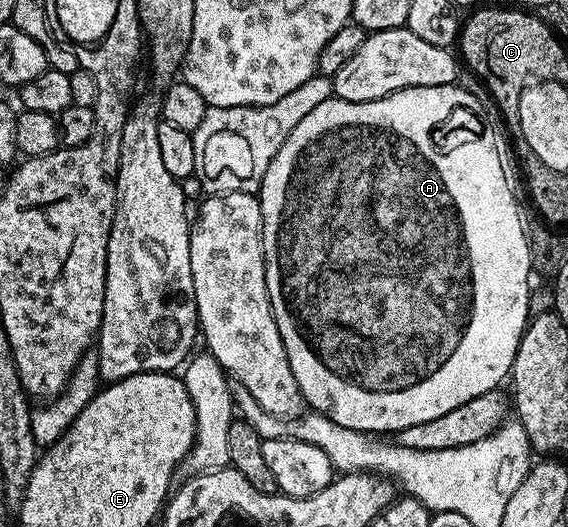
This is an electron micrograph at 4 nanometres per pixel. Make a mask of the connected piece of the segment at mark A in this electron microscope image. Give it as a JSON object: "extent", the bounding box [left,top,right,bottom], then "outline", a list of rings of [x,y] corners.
{"extent":[260,85,532,436],"outline":[[[461,85],[452,86],[417,86],[404,88],[394,94],[377,98],[371,102],[349,102],[343,98],[331,97],[324,100],[324,104],[312,108],[296,128],[284,140],[280,152],[268,164],[268,172],[262,181],[260,201],[262,204],[262,243],[264,244],[264,268],[266,269],[266,283],[268,296],[272,304],[272,312],[276,316],[276,328],[280,328],[280,340],[284,340],[284,352],[288,352],[288,364],[292,364],[292,376],[296,376],[296,384],[302,393],[303,403],[311,411],[325,414],[332,421],[344,428],[358,431],[373,432],[382,436],[385,430],[397,431],[403,426],[424,424],[424,420],[436,420],[436,416],[444,416],[444,412],[452,412],[452,408],[460,408],[460,404],[468,404],[472,396],[480,396],[489,390],[497,390],[507,381],[514,357],[522,334],[526,331],[526,323],[531,317],[529,300],[532,293],[530,286],[530,252],[526,239],[526,228],[523,215],[518,215],[518,202],[514,199],[514,190],[506,179],[506,170],[502,167],[502,150],[498,147],[498,134],[494,131],[494,122],[486,111],[486,106],[470,90],[461,90]]]}

